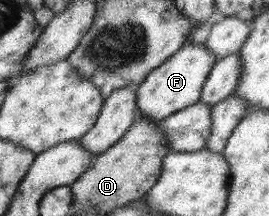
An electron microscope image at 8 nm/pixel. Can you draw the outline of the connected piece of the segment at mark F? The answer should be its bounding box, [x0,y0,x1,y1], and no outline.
[136,39,217,122]

